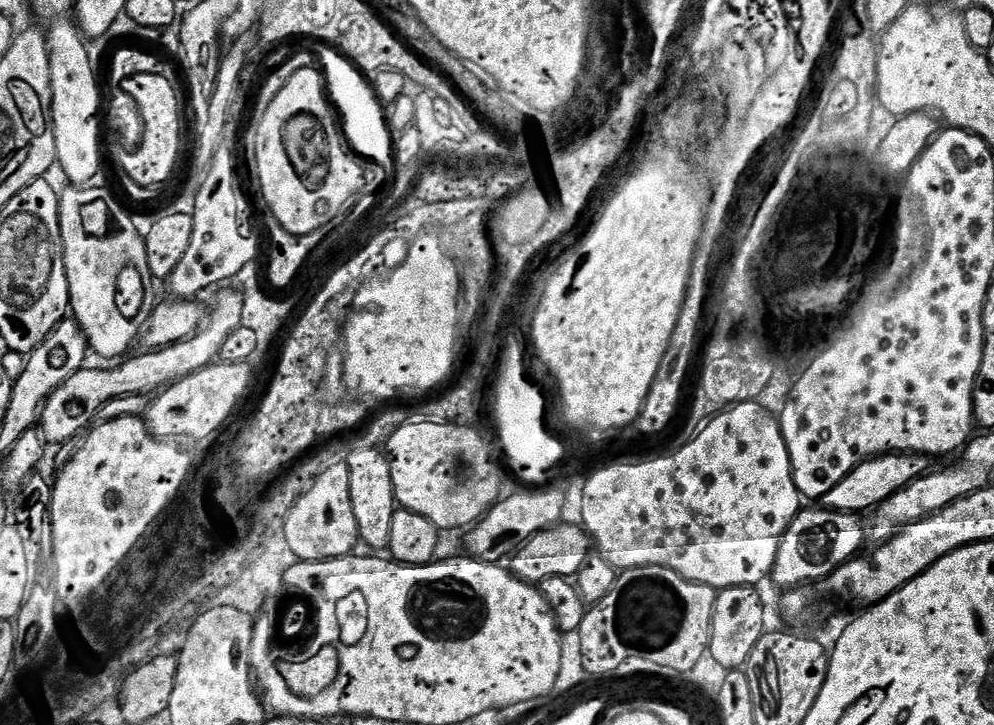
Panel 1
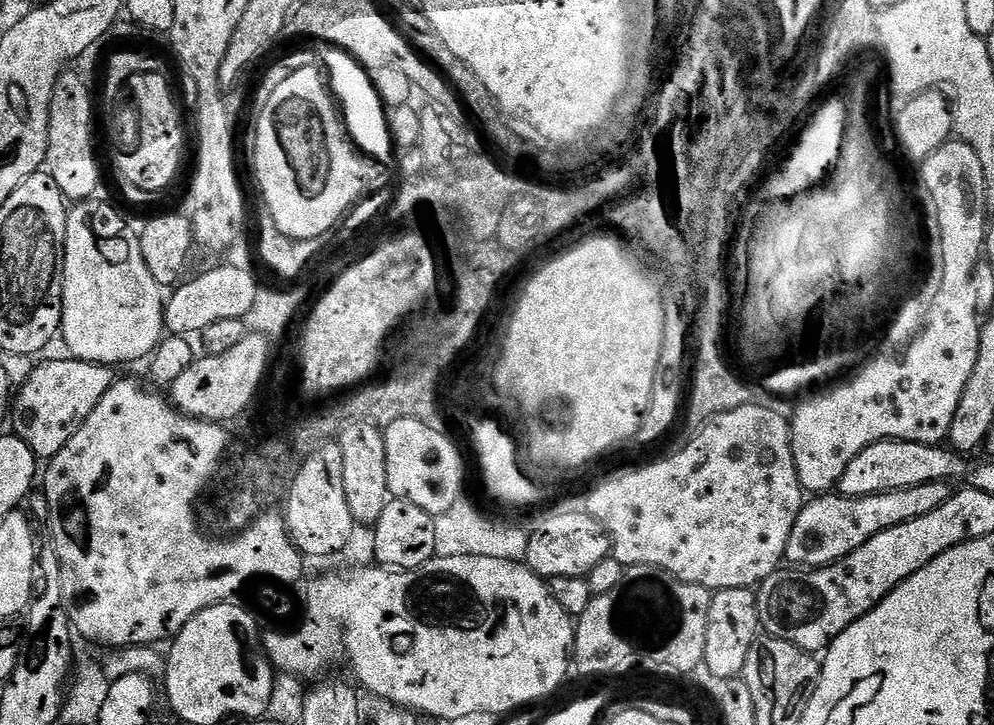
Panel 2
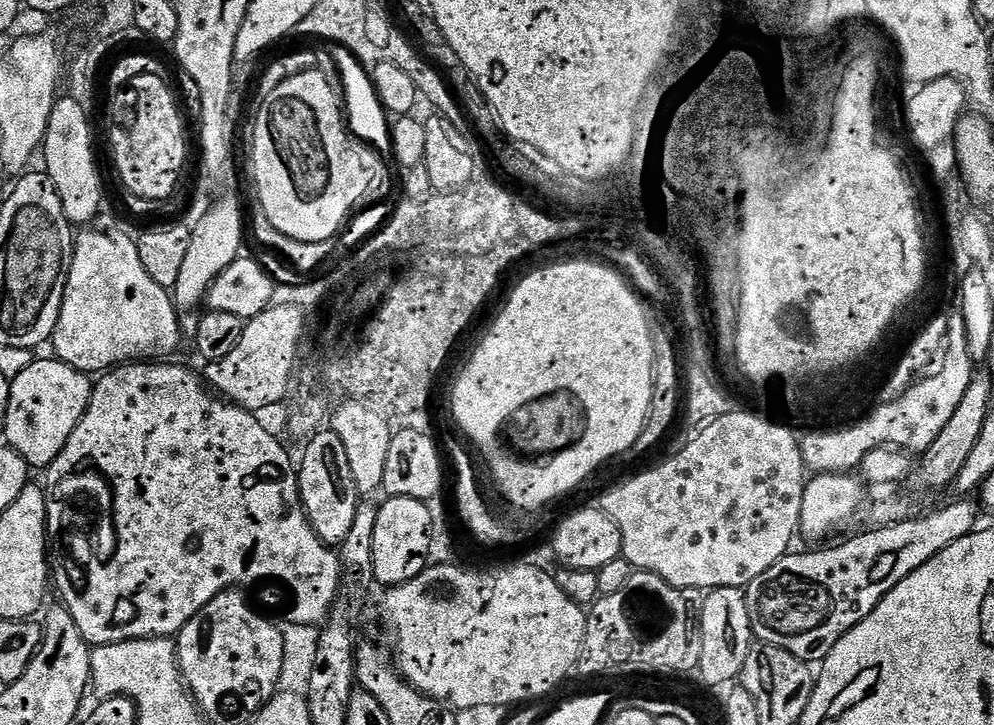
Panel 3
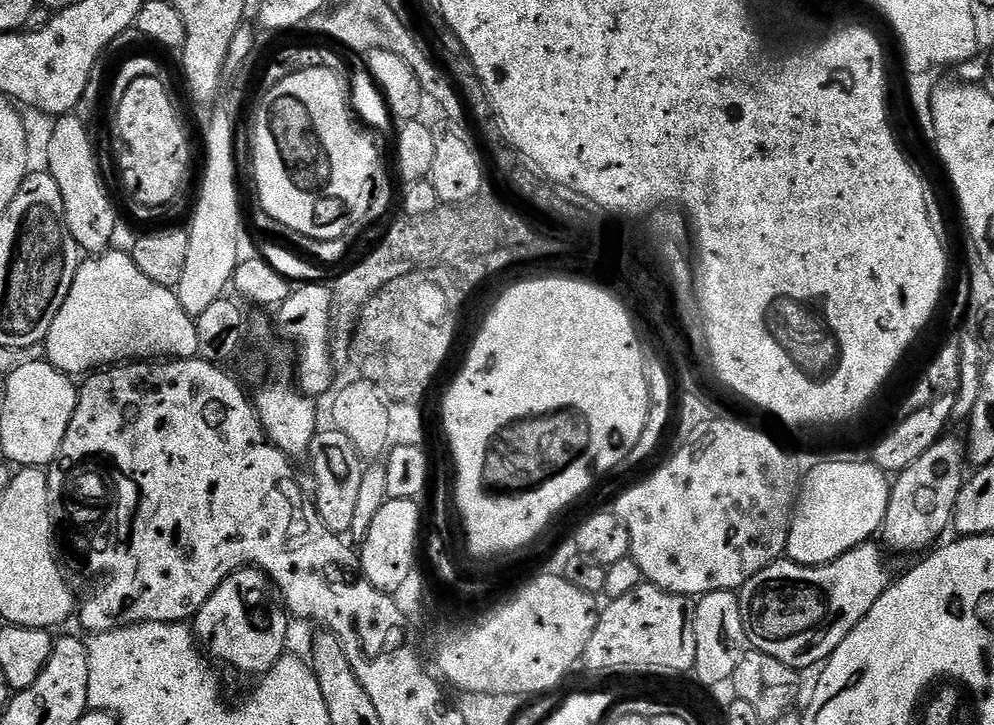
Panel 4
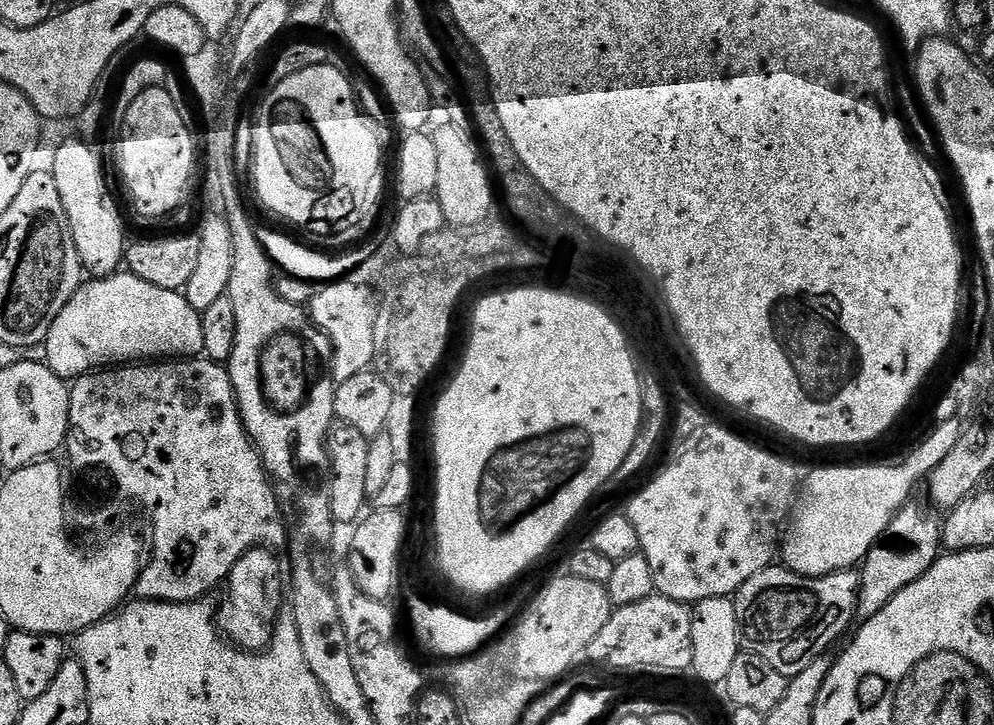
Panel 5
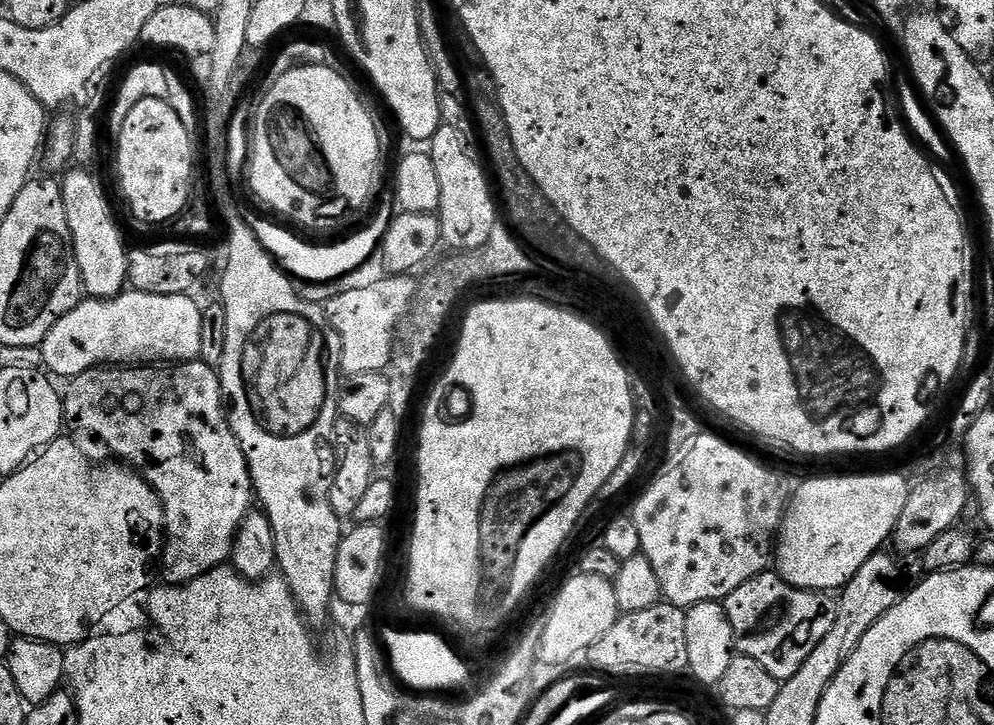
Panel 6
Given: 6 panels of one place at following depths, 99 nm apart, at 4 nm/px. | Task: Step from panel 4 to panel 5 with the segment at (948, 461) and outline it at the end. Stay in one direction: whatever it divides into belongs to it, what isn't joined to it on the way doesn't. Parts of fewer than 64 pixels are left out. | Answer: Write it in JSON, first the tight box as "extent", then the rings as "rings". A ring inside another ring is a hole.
{"extent":[856,502,942,621],"rings":[[[909,502],[896,511],[896,516],[880,535],[880,540],[870,549],[862,561],[860,593],[856,603],[856,615],[861,621],[870,619],[894,594],[901,592],[910,582],[918,582],[930,566],[942,555],[942,520],[931,507]]]}

